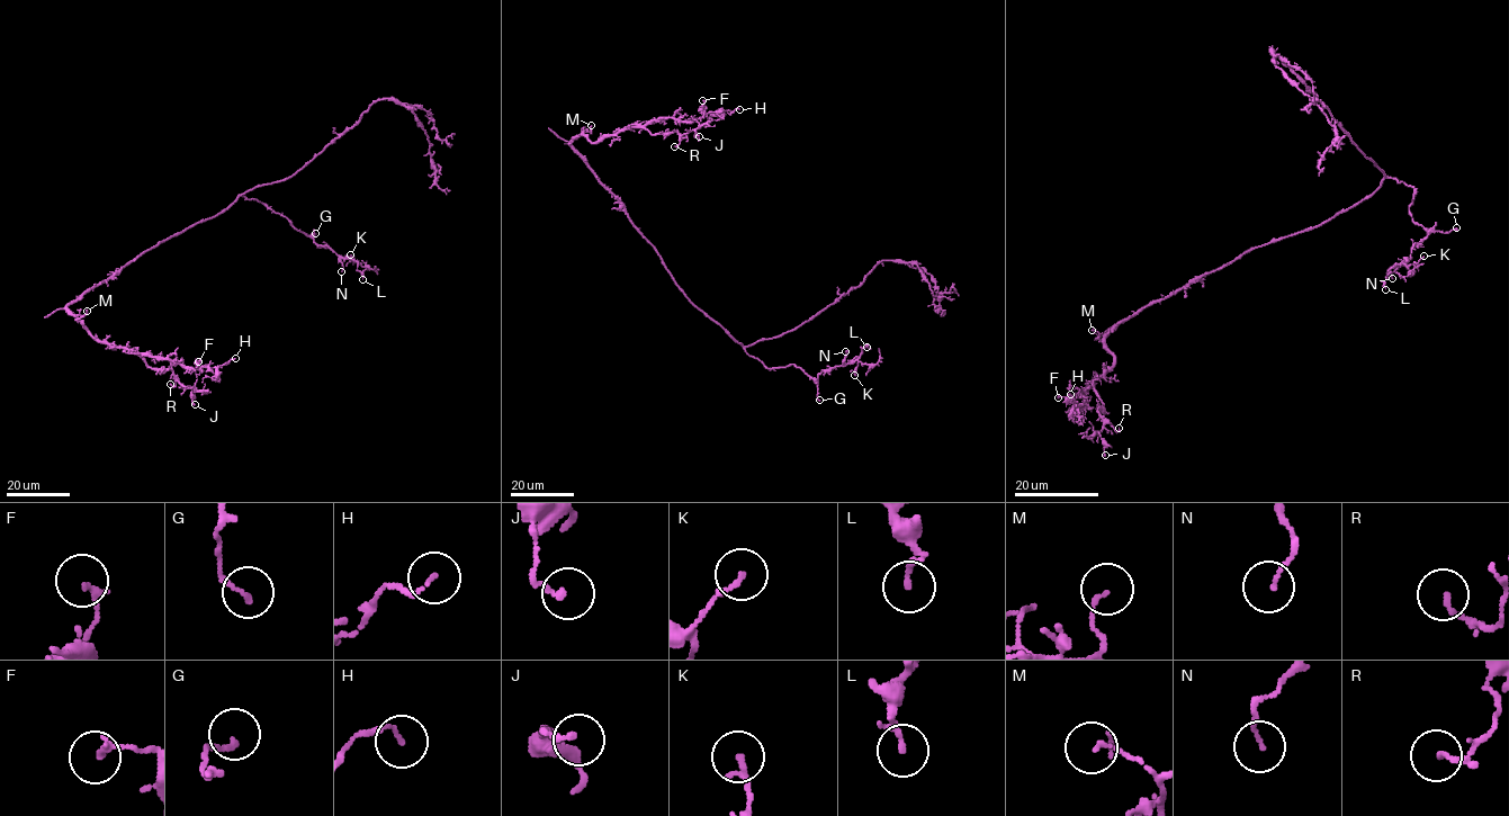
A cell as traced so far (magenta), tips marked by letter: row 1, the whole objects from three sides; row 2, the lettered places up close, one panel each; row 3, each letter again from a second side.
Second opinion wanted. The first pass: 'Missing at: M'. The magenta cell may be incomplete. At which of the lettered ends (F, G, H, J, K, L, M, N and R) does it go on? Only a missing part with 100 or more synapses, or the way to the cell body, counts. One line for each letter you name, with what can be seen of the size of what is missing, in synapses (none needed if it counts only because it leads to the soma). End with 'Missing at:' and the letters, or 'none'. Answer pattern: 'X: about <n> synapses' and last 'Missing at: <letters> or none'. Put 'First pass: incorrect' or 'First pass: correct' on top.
First pass: incorrect
Missing at: none

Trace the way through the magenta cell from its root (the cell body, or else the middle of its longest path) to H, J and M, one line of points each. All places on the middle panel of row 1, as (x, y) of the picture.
H: (690, 301), (625, 206), (571, 142), (581, 135), (596, 142), (668, 117), (692, 122), (739, 109)
J: (690, 301), (625, 206), (571, 142), (581, 135), (596, 142), (630, 127), (652, 134), (693, 131), (699, 136)
M: (690, 301), (655, 247), (632, 223), (625, 206), (571, 144), (584, 132), (590, 132), (591, 125)

